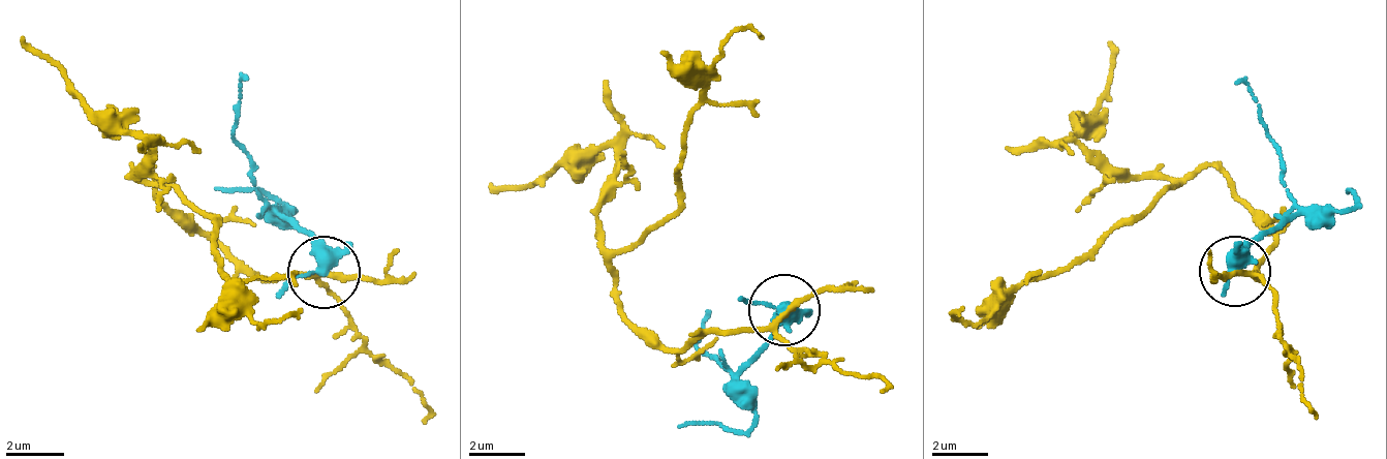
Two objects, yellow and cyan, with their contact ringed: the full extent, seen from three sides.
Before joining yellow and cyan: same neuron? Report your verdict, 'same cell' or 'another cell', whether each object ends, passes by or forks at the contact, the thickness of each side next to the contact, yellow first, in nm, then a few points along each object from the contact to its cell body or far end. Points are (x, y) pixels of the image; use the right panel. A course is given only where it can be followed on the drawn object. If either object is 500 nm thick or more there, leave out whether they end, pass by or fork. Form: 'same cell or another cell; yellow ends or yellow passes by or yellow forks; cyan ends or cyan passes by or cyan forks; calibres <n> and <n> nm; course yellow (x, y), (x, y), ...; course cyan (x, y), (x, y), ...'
another cell; yellow forks; cyan forks; calibres 160 and 340 nm; course yellow (1236, 273), (1258, 279), (1271, 231), (1236, 187), (1194, 166), (1131, 223), (1003, 301), (960, 322), (960, 308); course cyan (1236, 273), (1293, 194), (1258, 96), (1236, 82)

